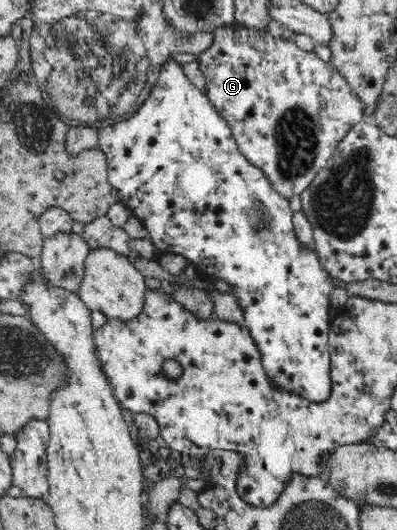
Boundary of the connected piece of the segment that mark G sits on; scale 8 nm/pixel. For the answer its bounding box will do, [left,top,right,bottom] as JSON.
[196,22,366,199]

